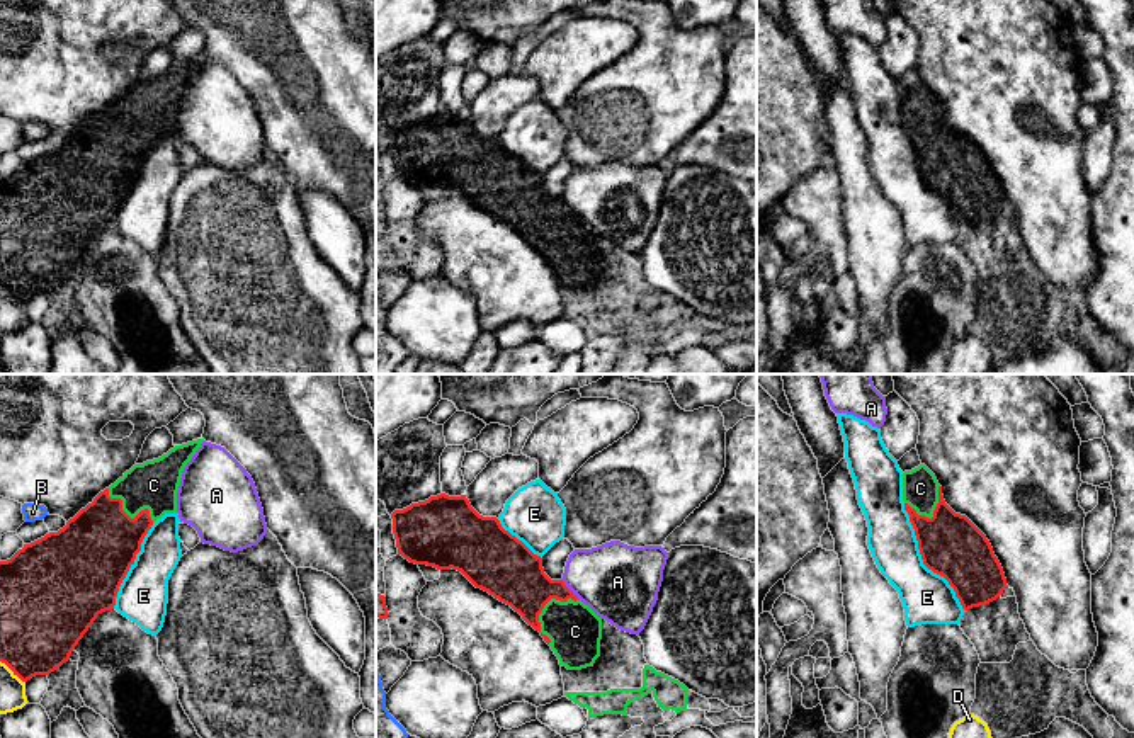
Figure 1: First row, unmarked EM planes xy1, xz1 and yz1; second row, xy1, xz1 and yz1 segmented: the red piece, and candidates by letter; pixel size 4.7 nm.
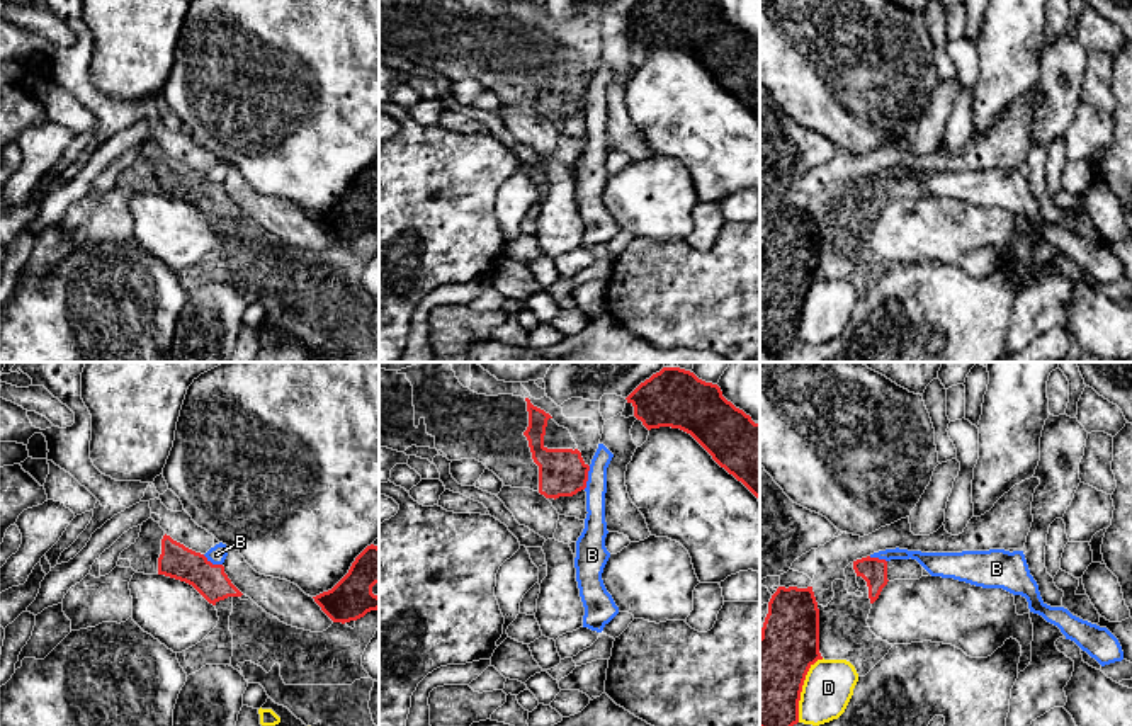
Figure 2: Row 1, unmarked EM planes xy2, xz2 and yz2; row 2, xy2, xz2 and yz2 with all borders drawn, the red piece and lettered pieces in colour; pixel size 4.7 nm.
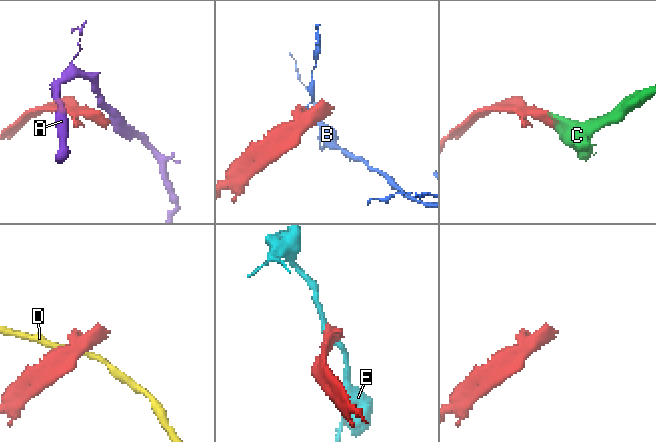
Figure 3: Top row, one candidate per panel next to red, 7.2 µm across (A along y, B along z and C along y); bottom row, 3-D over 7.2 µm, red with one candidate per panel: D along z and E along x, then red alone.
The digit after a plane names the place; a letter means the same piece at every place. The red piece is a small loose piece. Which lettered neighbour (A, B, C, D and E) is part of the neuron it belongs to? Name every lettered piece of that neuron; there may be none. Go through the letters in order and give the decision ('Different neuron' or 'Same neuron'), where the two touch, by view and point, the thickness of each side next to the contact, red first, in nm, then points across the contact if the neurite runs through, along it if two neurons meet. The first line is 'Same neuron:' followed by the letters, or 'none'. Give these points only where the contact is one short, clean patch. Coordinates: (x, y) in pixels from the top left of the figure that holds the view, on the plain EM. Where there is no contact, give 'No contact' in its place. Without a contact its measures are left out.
Same neuron: C
A: Different neuron. Touches red at xz1 (568, 208). Thickness 260 nm (red) against 360 nm. Boundary: xz1 (561, 198), (578, 218)
B: Different neuron. Touches red at xz2 (587, 97). Thickness 220 nm (red) against 110 nm. Boundary: xz2 (590, 85), (583, 107)
C: Same neuron. Touches red at xz1 (543, 227). Thickness 280 nm (red) against 260 nm
D: Different neuron. Touches red at yz2 (801, 308). Thickness 400 nm (red) against 240 nm
E: Different neuron. Touches red at yz1 (922, 177). Thickness 300 nm (red) against 240 nm

